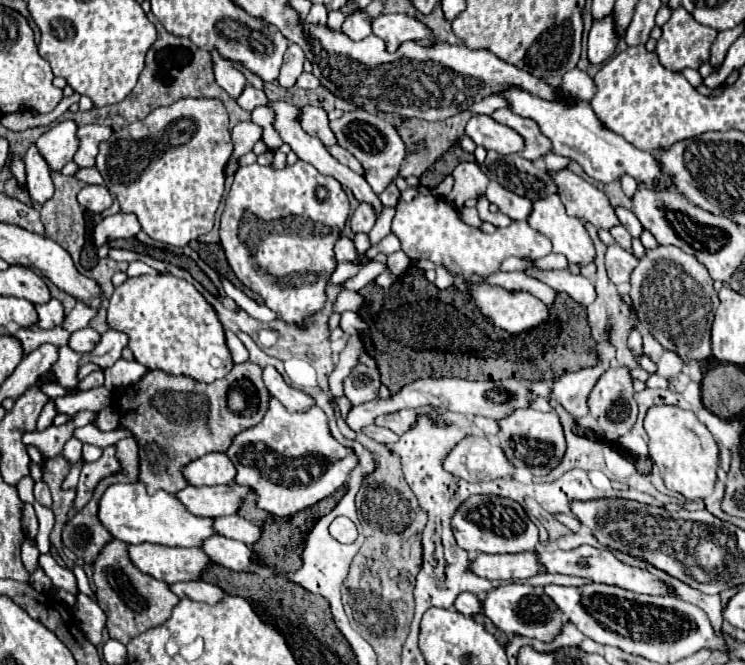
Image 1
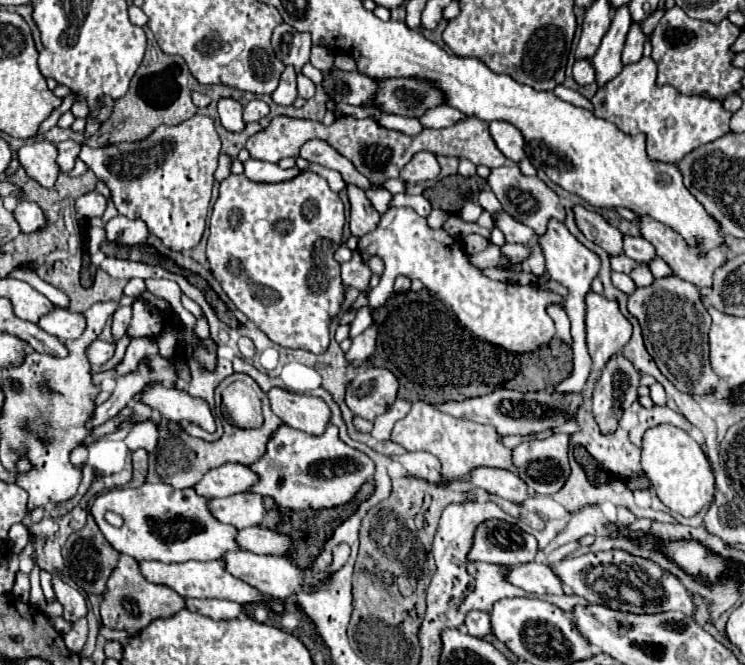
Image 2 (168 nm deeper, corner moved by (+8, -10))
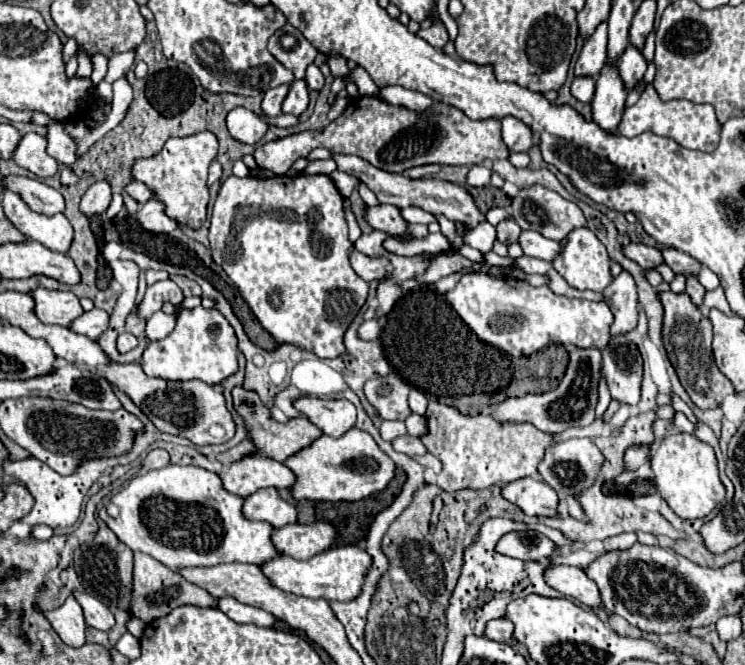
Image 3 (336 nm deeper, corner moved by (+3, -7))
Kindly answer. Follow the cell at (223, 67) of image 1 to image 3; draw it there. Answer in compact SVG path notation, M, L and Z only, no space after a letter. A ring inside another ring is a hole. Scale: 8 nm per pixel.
M246 107L232 109L226 117L226 125L234 139L238 139L242 143L250 143L250 145L258 143L268 129L268 123Z

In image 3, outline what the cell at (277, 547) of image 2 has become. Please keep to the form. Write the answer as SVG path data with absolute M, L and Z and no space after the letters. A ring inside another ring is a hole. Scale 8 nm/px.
M316 521L312 525L284 525L274 529L272 543L280 555L294 559L310 559L330 547L336 537L336 529L330 523Z

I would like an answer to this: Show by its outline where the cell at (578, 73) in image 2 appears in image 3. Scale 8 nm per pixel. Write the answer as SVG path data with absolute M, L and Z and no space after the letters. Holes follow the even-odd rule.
M576 77L572 83L572 95L580 101L592 101L594 95L594 79L592 77Z

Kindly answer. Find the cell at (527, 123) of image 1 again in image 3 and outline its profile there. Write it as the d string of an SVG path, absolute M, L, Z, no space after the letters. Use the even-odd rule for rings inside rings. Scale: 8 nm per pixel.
M504 117L502 119L502 139L512 153L528 151L532 147L532 131L520 119Z

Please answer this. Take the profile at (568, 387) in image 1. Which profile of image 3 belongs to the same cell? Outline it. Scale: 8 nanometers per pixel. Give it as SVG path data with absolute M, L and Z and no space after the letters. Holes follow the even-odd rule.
M622 271L602 293L604 303L612 309L614 323L610 327L610 335L626 335L636 327L638 321L638 295L634 279Z

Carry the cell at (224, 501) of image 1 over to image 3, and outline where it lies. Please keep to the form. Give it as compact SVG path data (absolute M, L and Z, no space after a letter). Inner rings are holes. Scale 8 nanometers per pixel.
M268 487L268 489L258 489L256 493L248 495L244 499L244 517L250 521L266 521L274 527L284 527L288 523L296 523L296 507L280 499L278 491Z

